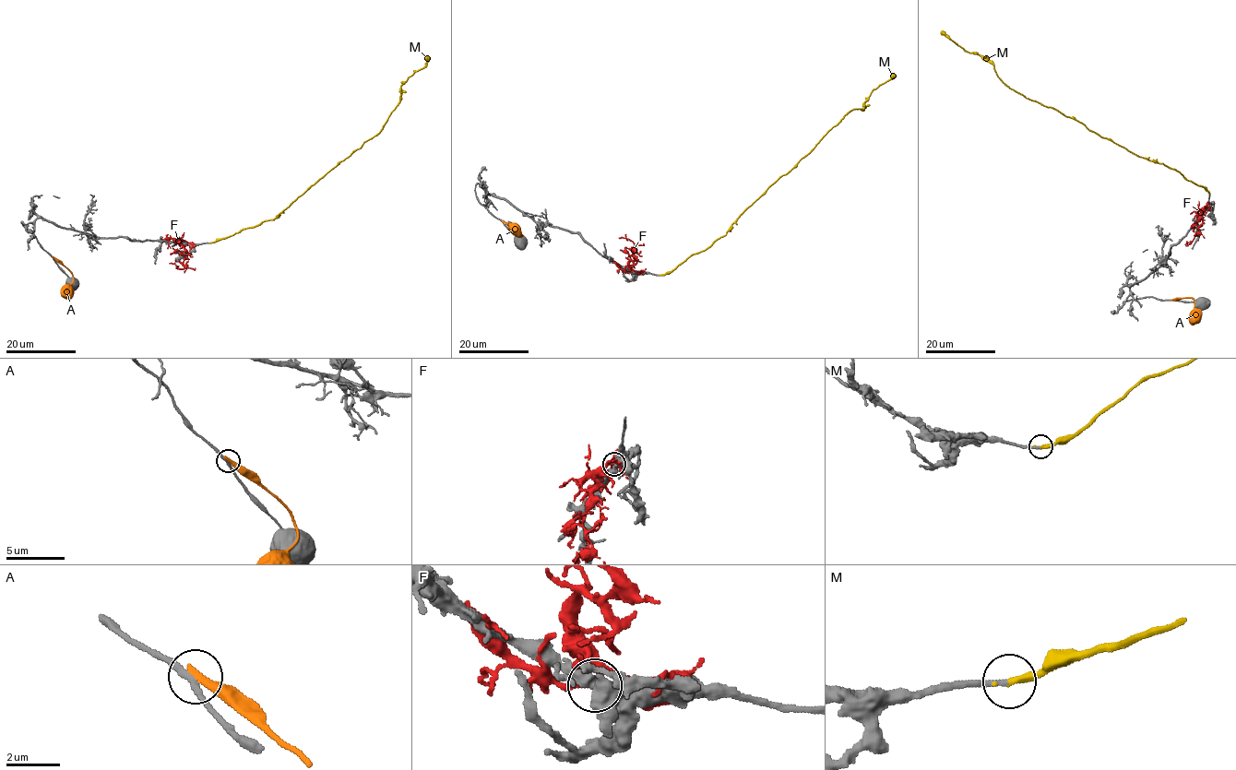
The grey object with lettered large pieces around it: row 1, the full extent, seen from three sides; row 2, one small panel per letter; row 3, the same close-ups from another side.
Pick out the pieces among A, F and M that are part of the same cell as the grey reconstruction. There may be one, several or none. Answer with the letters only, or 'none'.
M

